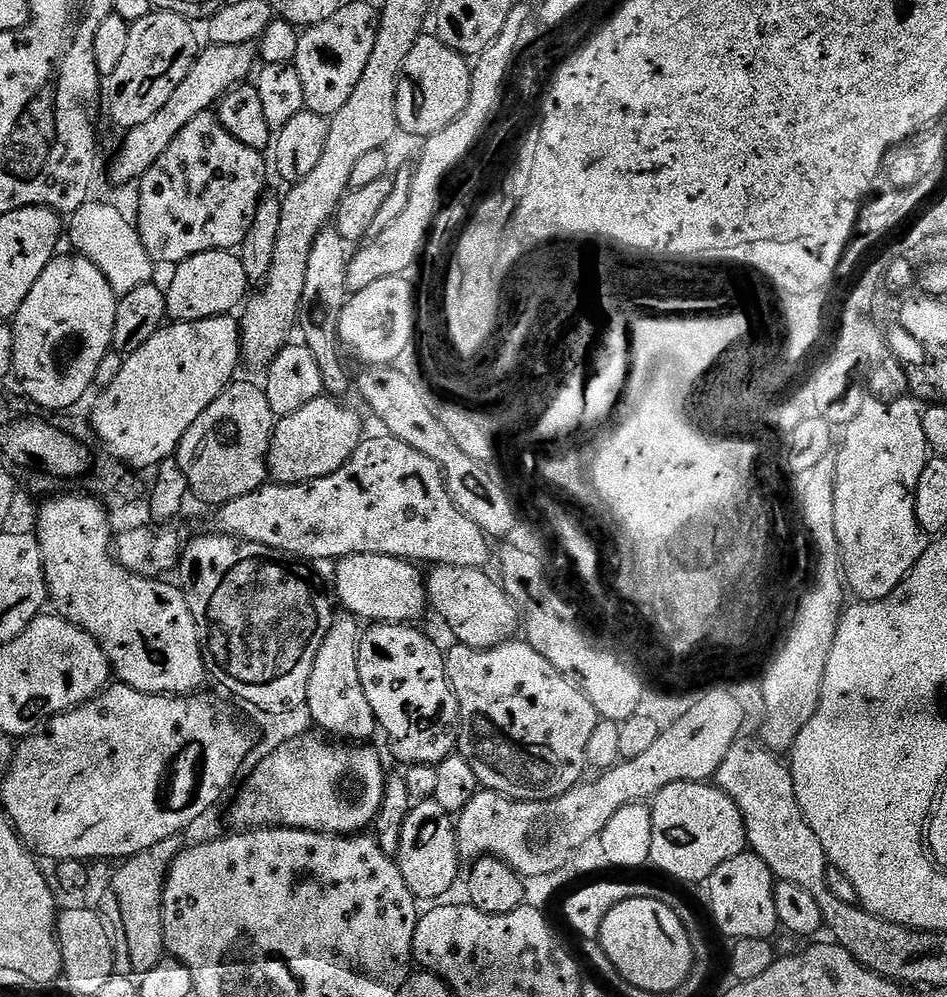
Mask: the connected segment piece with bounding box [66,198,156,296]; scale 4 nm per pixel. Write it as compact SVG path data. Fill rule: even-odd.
M89 198L77 212L71 213L67 221L66 236L72 239L76 247L73 249L102 270L102 278L110 282L112 291L118 296L151 283L155 279L156 265L142 245L140 232L116 207L96 199Z

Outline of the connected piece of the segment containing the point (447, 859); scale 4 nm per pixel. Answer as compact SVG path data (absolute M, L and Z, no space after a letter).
M434 799L419 801L408 811L408 817L402 826L402 842L394 853L394 859L400 865L402 878L406 878L406 886L410 886L410 890L416 896L417 901L443 901L447 897L444 895L455 886L456 879L460 876L460 864L462 865L460 847L456 841L456 825L450 813L442 810L442 806L438 806L438 802Z

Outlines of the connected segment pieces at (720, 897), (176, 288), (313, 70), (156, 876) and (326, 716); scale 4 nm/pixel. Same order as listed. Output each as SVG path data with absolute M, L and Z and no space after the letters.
M750 850L738 854L738 858L730 858L730 862L722 862L718 870L706 882L708 888L708 904L712 907L712 920L720 927L724 936L732 936L733 941L742 939L764 939L774 937L778 932L778 910L774 908L774 890L777 881L770 866L762 862Z
M232 250L194 254L194 258L186 258L171 272L172 281L166 284L164 301L168 307L167 319L172 322L198 322L235 313L250 292L246 271L239 255Z
M341 3L340 9L326 22L314 24L300 32L298 54L294 63L302 78L302 94L307 111L325 118L331 116L354 94L354 86L362 79L362 70L374 54L378 12L368 4Z
M187 835L171 836L164 842L156 843L151 847L150 852L143 852L140 855L131 856L123 861L117 868L116 872L110 878L110 890L116 896L122 916L122 924L126 934L126 943L135 975L141 976L148 973L157 965L157 963L165 957L166 949L164 947L164 924L161 922L161 910L163 908L163 890L164 881L168 873L168 869L172 867L174 858L185 847L189 845Z
M351 614L337 615L318 650L318 658L314 658L308 679L306 712L312 715L312 720L321 728L321 733L329 732L324 734L340 742L368 742L378 732L376 715L374 710L370 710L370 702L366 702L362 678L358 678L358 646L361 635L361 621Z

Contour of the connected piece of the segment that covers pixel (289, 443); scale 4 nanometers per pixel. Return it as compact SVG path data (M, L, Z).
M323 396L308 402L294 414L277 419L276 432L272 435L272 445L268 455L268 475L277 484L305 484L318 478L334 474L358 450L360 441L365 439L361 414L340 404L337 399Z

